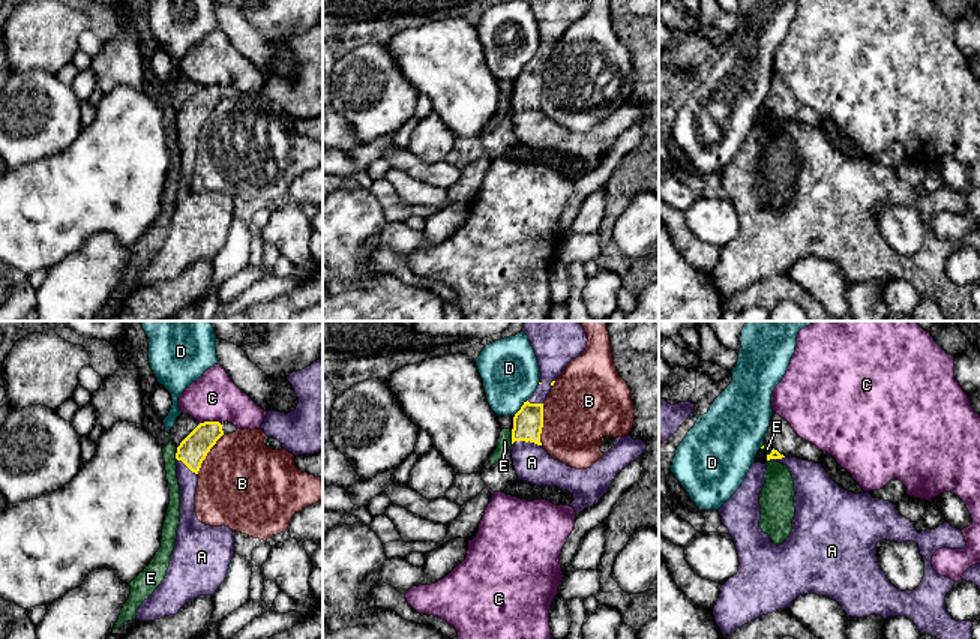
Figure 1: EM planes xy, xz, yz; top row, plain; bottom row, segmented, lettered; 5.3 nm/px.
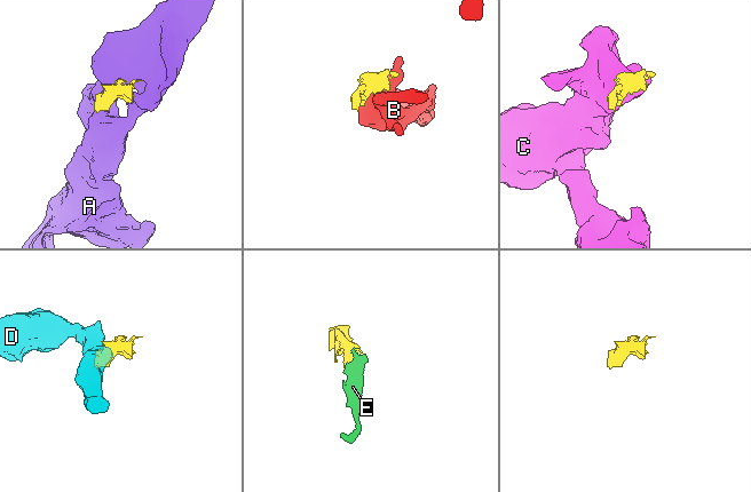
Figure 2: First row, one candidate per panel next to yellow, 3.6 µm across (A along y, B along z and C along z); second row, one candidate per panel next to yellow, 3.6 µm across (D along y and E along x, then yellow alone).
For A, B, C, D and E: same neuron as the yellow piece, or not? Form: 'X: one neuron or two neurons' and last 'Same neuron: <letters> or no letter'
A: one neuron
B: two neurons
C: two neurons
D: two neurons
E: two neurons
Same neuron: A

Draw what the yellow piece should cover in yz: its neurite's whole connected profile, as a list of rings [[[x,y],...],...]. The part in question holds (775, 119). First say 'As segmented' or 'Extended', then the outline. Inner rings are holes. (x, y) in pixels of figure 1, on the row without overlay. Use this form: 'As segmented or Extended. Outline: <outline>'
Extended. Outline: [[[774,112],[771,114],[770,118],[767,118],[767,126],[765,128],[753,126],[747,140],[746,140],[746,142],[744,142],[744,146],[741,147],[741,150],[719,172],[722,188],[728,192],[729,200],[732,201],[732,204],[735,207],[735,212],[737,212],[737,216],[738,216],[738,225],[740,225],[738,236],[722,249],[719,262],[717,262],[717,266],[713,272],[714,285],[716,285],[716,288],[720,292],[723,300],[734,297],[737,292],[740,292],[741,290],[753,285],[755,282],[759,282],[759,280],[767,279],[767,278],[773,278],[779,273],[786,273],[792,268],[792,266],[797,261],[800,261],[803,258],[807,258],[807,256],[812,256],[812,258],[816,258],[816,260],[825,260],[825,261],[830,261],[830,262],[836,264],[842,270],[842,273],[846,276],[848,280],[863,282],[863,280],[869,280],[869,279],[881,279],[884,284],[887,284],[890,280],[906,280],[906,282],[914,285],[914,288],[918,291],[920,297],[927,297],[927,298],[935,300],[938,308],[942,310],[944,316],[947,318],[947,321],[980,321],[980,309],[975,308],[975,304],[972,303],[972,297],[971,297],[972,285],[956,285],[948,279],[948,276],[945,273],[945,260],[950,256],[950,254],[953,252],[953,249],[956,246],[951,244],[950,242],[938,238],[932,231],[932,220],[938,213],[942,213],[942,212],[965,213],[966,212],[966,206],[965,206],[965,201],[963,201],[960,194],[951,190],[948,186],[944,186],[942,189],[939,189],[935,194],[926,194],[926,195],[917,196],[915,192],[914,192],[914,186],[900,180],[893,166],[884,165],[884,164],[879,164],[879,162],[873,162],[869,156],[852,158],[852,156],[848,156],[845,153],[842,153],[837,147],[834,147],[830,142],[830,140],[825,136],[825,134],[822,132],[821,128],[815,128],[815,126],[809,126],[809,124],[803,124],[803,123],[797,123],[797,122],[785,122],[783,118],[780,118]],[[770,123],[773,123],[774,126],[780,126],[780,128],[783,128],[789,132],[789,136],[794,142],[794,154],[795,154],[795,160],[794,160],[795,180],[794,180],[792,189],[791,189],[792,196],[779,210],[774,208],[771,206],[770,200],[765,198],[759,190],[759,184],[761,184],[759,158],[761,158],[761,154],[765,148],[764,138],[767,135],[767,126]],[[881,204],[890,204],[890,206],[897,206],[897,207],[915,206],[918,208],[920,219],[923,220],[923,225],[924,225],[924,240],[923,240],[923,244],[920,246],[920,249],[915,254],[900,255],[887,243],[885,237],[879,231],[878,220],[876,220],[876,208]]]

